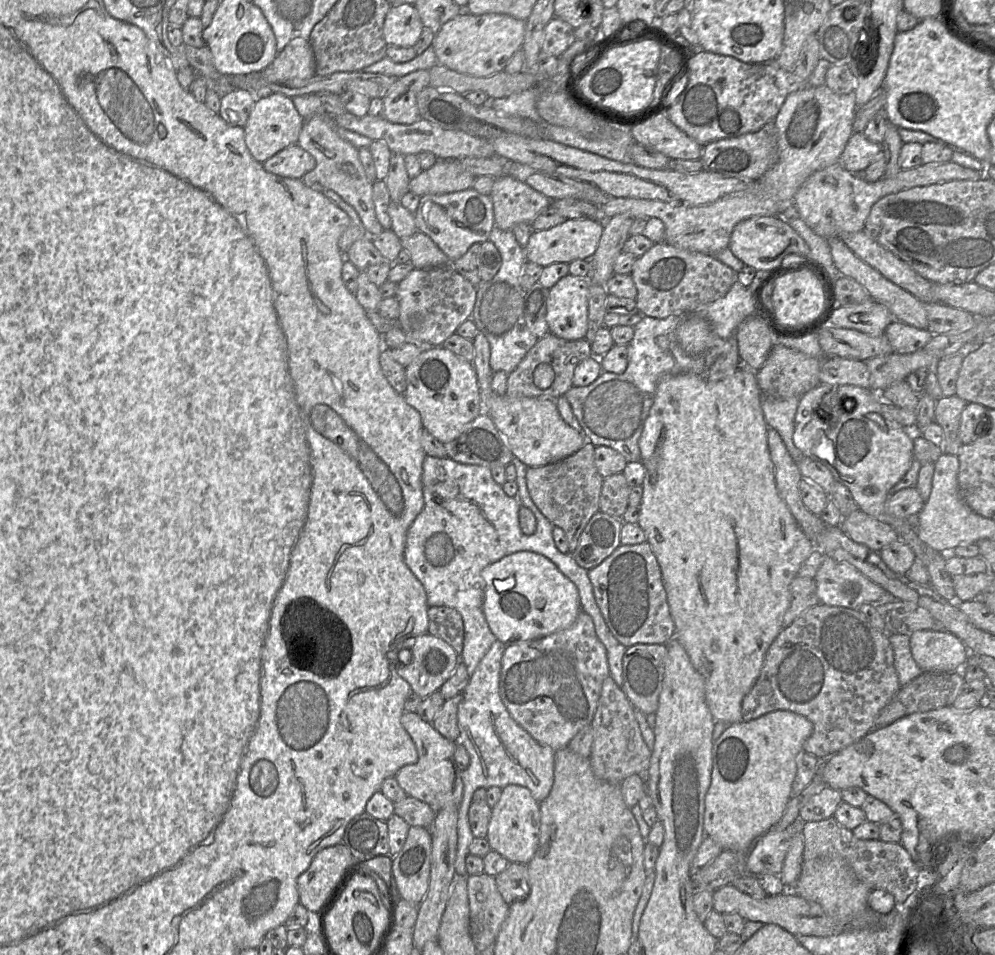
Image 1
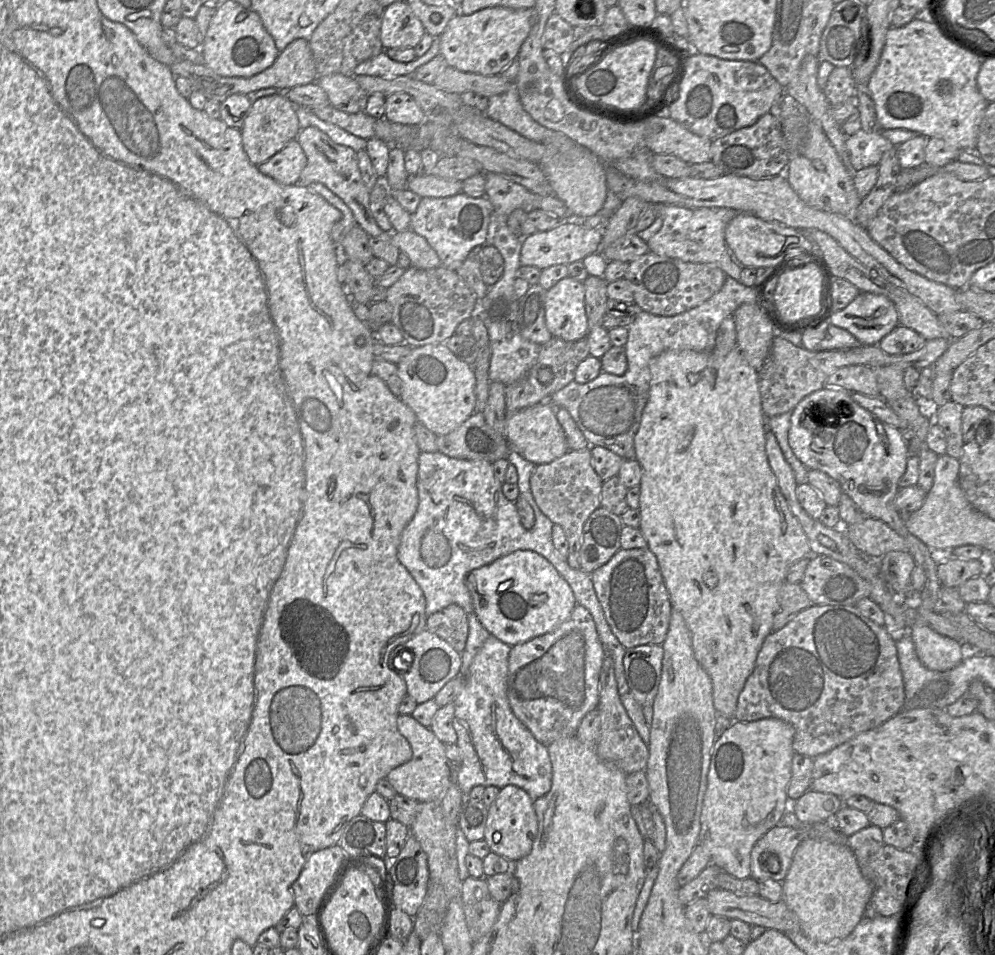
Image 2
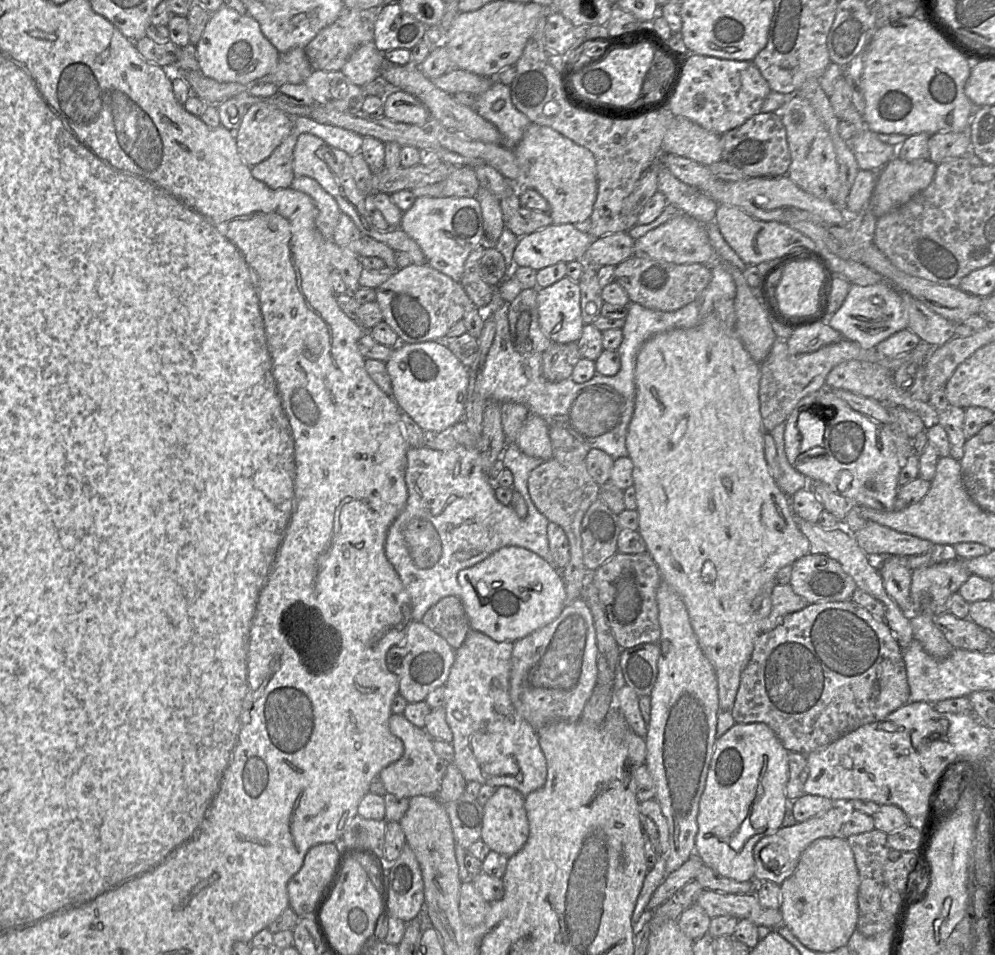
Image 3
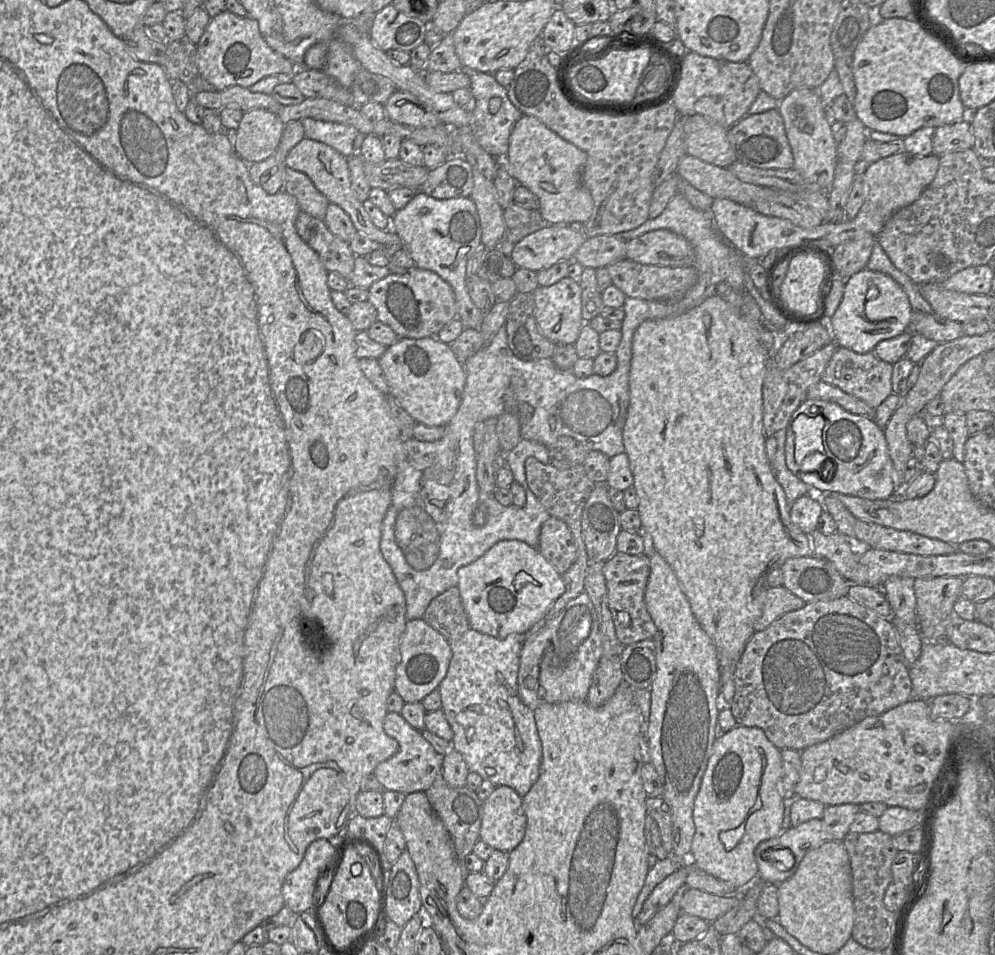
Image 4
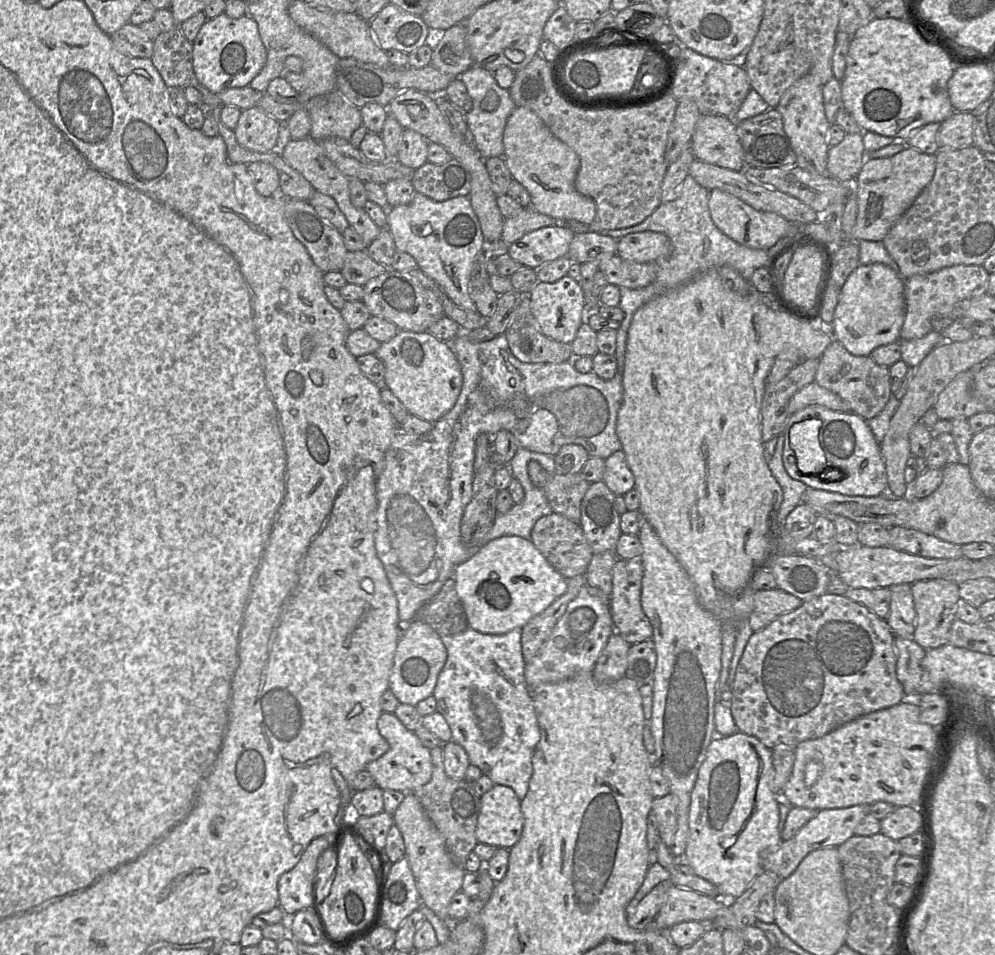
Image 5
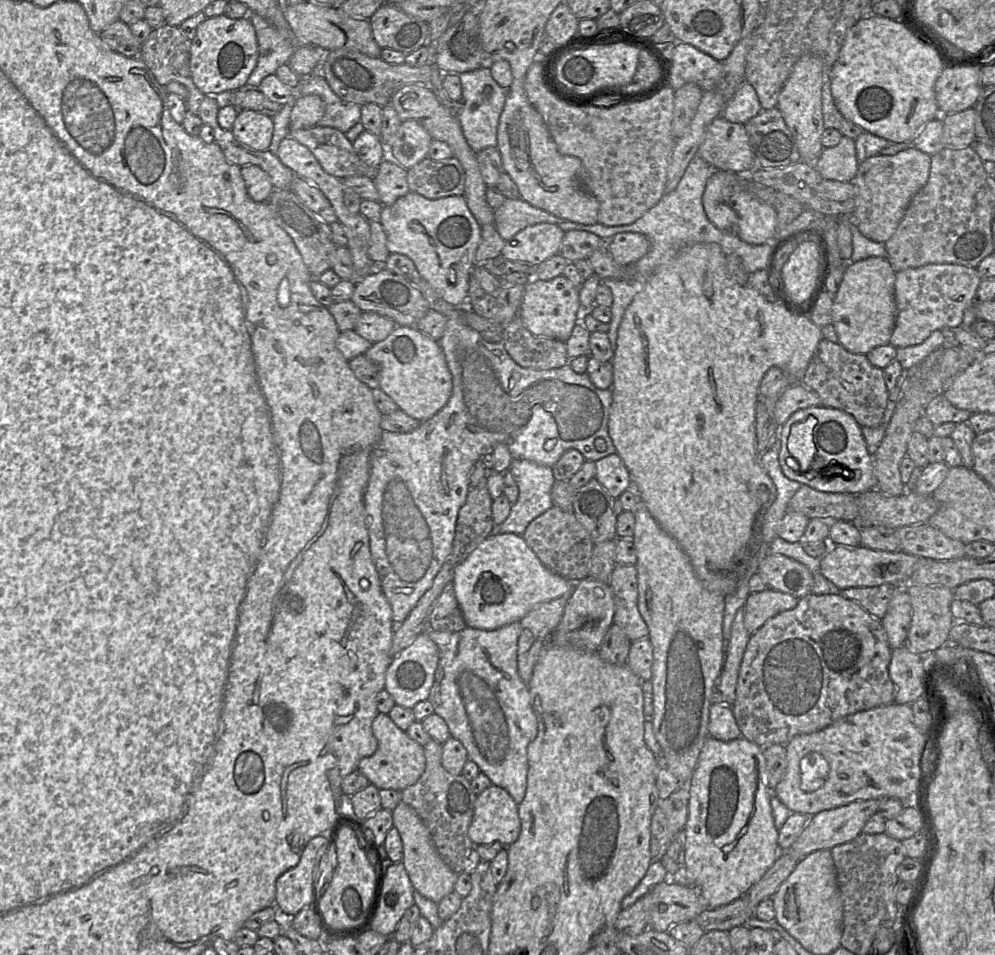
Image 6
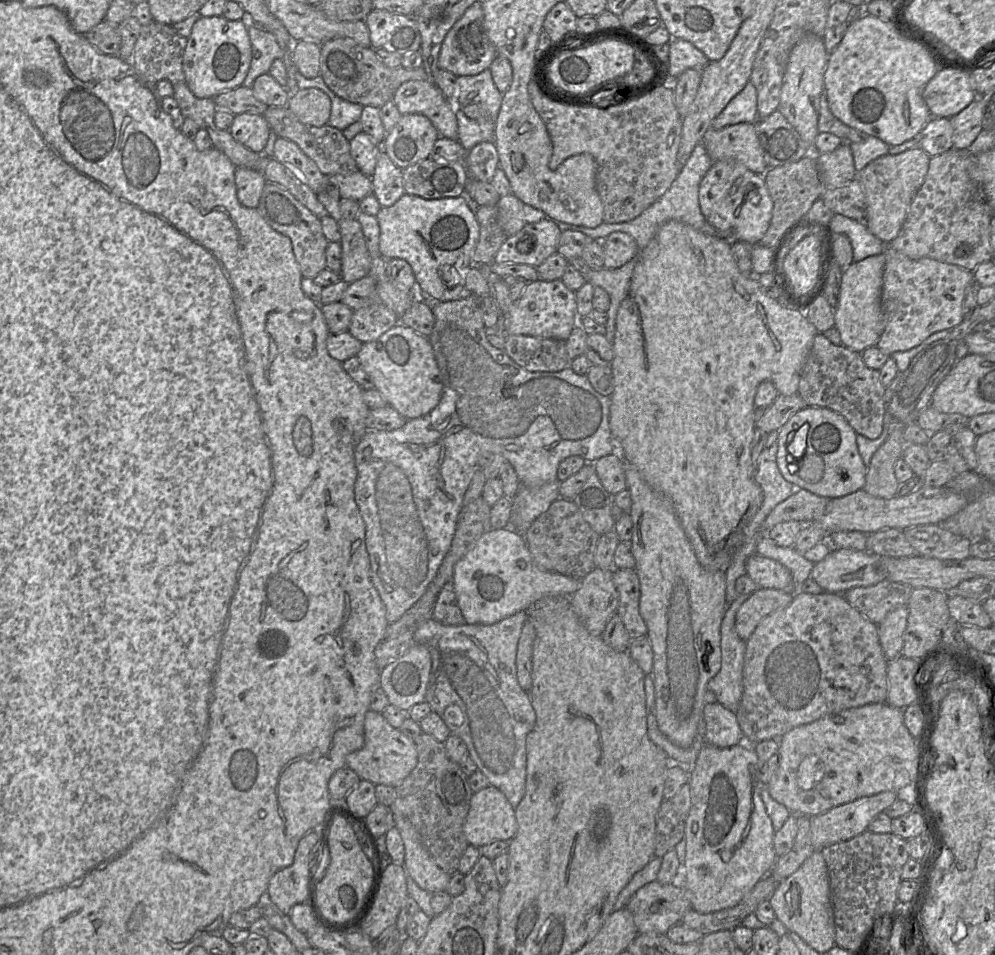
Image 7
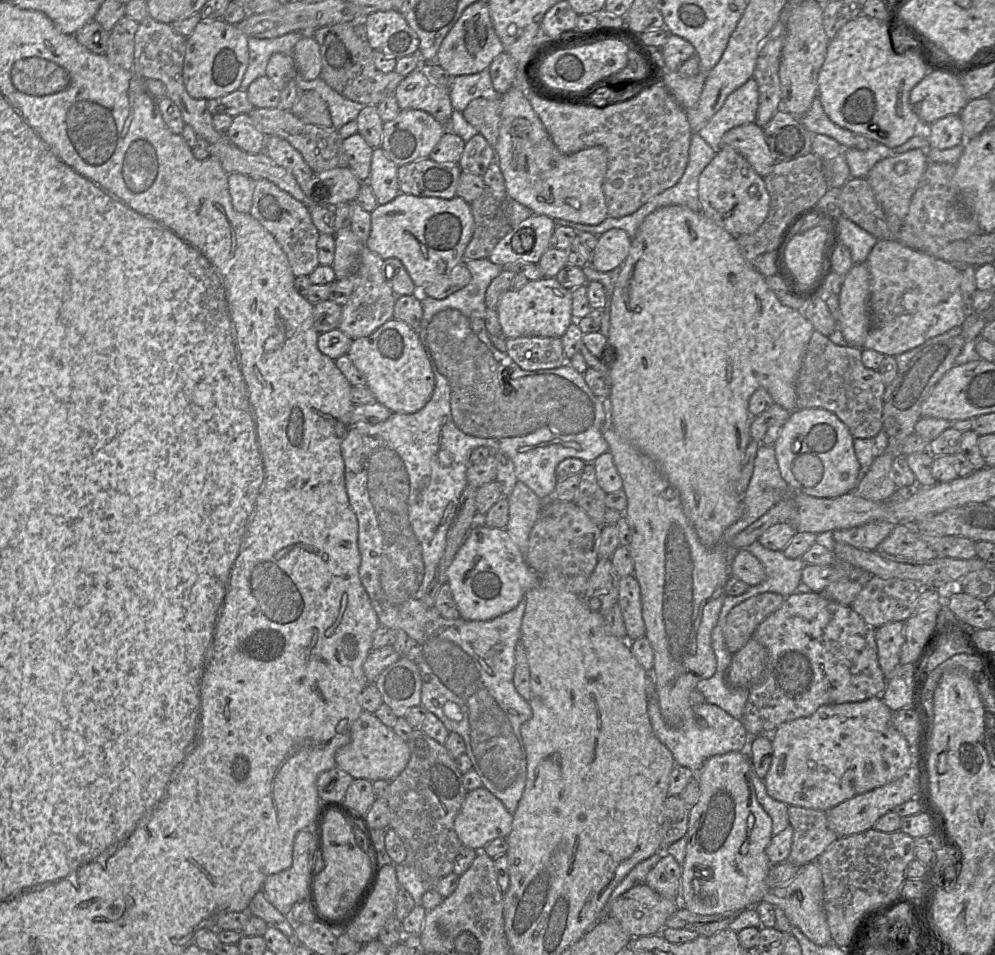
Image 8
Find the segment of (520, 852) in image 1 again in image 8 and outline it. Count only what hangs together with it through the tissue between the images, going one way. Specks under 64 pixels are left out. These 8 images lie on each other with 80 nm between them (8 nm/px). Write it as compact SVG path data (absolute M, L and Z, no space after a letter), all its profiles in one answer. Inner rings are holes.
M485 787L469 791L454 820L454 828L464 847L481 852L496 838L507 838L513 814Z

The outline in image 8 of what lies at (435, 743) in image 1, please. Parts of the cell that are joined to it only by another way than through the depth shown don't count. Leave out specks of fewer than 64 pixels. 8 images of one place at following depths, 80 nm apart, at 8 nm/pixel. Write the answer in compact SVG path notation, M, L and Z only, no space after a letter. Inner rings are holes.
M363 710L351 726L351 740L335 753L336 767L354 779L394 780L407 766L410 748L392 728L384 725L373 713Z

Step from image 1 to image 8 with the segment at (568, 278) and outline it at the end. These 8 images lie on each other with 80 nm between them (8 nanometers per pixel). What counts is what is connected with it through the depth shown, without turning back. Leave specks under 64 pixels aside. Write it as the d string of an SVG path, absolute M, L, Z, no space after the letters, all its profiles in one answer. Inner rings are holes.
M544 277L528 281L520 290L504 292L497 305L501 333L507 338L518 337L560 337L565 334L572 322L577 322L572 316L572 290L563 287L555 277Z

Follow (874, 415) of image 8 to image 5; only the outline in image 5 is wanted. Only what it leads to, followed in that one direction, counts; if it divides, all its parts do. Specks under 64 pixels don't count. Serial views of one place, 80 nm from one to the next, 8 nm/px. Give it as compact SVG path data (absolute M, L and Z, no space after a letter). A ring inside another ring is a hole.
M833 340L820 357L814 382L838 395L849 405L850 412L866 421L877 416L892 395L889 367L878 365L870 355L852 355L837 340Z

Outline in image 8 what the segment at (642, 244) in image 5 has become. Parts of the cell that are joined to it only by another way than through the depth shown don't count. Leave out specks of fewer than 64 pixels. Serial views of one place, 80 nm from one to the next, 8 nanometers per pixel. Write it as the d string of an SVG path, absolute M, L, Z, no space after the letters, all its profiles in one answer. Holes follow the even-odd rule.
M613 228L597 237L595 254L590 264L600 272L611 271L625 261L631 239L622 229Z

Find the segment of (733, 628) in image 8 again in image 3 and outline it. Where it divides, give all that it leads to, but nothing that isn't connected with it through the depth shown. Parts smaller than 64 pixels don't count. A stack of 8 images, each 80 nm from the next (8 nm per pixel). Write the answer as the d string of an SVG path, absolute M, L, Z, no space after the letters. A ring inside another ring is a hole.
M777 584L771 593L771 611L763 621L761 632L773 630L781 620L794 612L802 610L808 603L797 595L790 584Z

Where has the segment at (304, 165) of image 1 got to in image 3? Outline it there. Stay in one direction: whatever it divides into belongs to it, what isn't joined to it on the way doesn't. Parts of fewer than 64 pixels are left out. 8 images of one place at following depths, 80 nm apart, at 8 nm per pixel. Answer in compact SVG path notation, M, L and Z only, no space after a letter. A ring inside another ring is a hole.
M293 130L266 160L251 166L252 176L274 190L290 188L295 177L293 152L298 134Z

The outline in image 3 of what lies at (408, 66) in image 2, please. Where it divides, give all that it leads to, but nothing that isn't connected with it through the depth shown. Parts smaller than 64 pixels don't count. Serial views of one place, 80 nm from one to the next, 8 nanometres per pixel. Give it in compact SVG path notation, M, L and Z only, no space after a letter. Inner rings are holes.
M366 42L351 54L341 72L360 87L375 79L382 79L381 71L384 63L388 61L384 53L373 42Z

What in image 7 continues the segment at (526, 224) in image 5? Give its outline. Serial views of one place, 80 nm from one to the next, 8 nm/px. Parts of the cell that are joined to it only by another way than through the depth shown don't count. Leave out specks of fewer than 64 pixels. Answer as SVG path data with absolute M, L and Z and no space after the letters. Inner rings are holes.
M513 194L501 196L496 208L498 222L507 237L519 232L526 224L548 218L543 211L525 204Z

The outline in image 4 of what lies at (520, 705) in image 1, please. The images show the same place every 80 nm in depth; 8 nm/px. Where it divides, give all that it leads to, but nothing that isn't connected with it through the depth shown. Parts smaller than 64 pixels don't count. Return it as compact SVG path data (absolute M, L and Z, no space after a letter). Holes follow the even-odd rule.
M586 591L568 602L555 617L546 619L545 626L534 636L523 639L518 672L518 692L522 702L534 711L545 703L585 701L592 676L603 654L598 628L598 618L594 605Z

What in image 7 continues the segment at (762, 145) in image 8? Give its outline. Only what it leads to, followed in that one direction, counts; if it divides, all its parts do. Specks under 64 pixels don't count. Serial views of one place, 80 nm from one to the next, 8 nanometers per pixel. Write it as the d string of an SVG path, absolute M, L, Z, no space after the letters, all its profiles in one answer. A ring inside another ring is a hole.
M738 123L718 130L709 128L702 143L714 162L734 159L760 175L768 170L755 123Z

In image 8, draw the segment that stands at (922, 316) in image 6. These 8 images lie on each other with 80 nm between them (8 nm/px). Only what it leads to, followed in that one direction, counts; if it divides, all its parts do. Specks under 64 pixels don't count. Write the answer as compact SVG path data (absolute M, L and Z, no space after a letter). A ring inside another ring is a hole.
M879 239L864 263L870 274L870 327L863 349L894 357L954 327L960 327L967 317L961 292L961 270L950 262L912 249L899 241Z

